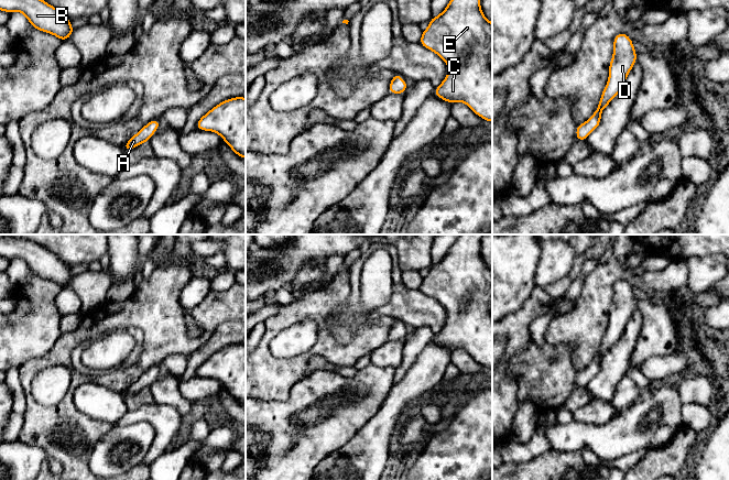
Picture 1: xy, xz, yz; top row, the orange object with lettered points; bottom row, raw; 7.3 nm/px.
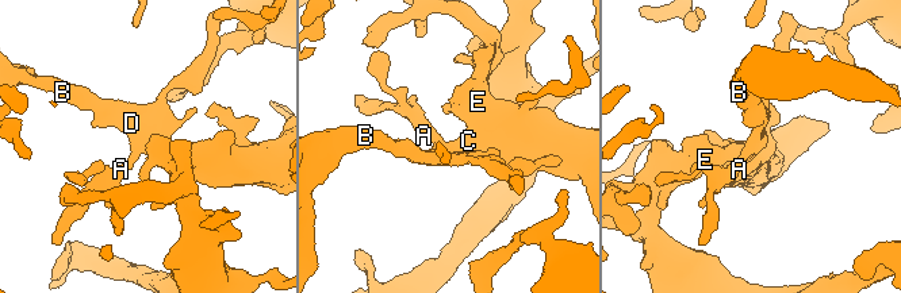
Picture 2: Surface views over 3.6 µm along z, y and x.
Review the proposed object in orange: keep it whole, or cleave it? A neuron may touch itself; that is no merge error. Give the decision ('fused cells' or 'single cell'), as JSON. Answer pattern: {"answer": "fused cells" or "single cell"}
{"answer": "single cell"}

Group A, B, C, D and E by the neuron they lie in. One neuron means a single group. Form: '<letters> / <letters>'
A B C D E

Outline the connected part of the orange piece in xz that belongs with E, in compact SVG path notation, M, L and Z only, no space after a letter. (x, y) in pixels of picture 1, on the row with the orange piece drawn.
M450 0L439 15L429 20L429 26L422 32L418 43L448 65L447 76L436 87L434 95L450 105L465 102L477 116L492 122L492 23L483 15L480 0Z

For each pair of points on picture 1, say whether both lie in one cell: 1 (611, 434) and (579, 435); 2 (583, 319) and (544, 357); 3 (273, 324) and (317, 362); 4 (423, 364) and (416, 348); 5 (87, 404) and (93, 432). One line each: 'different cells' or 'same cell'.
1: same cell
2: different cells
3: different cells
4: different cells
5: different cells

